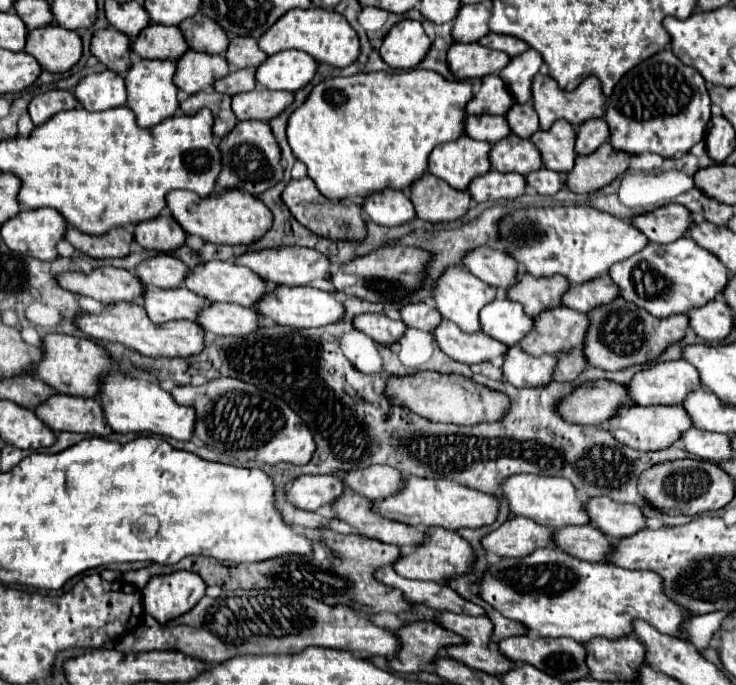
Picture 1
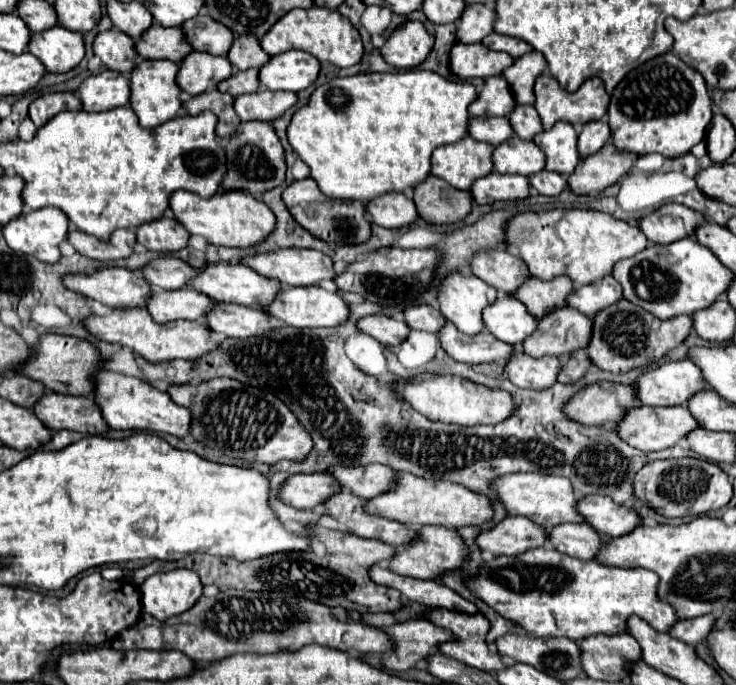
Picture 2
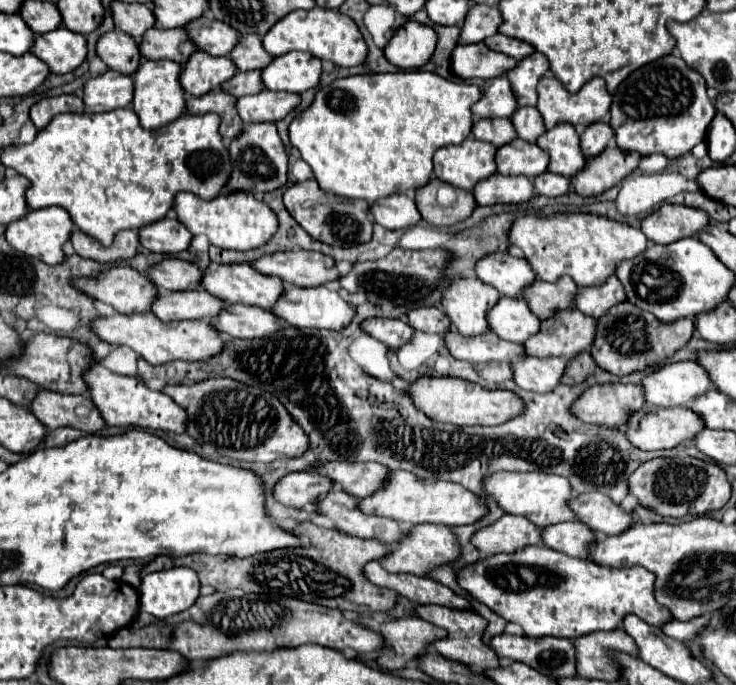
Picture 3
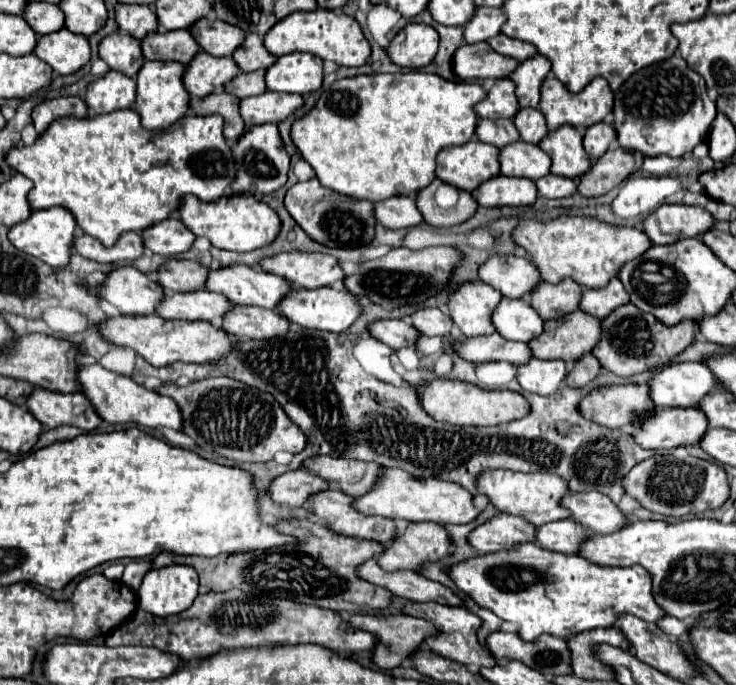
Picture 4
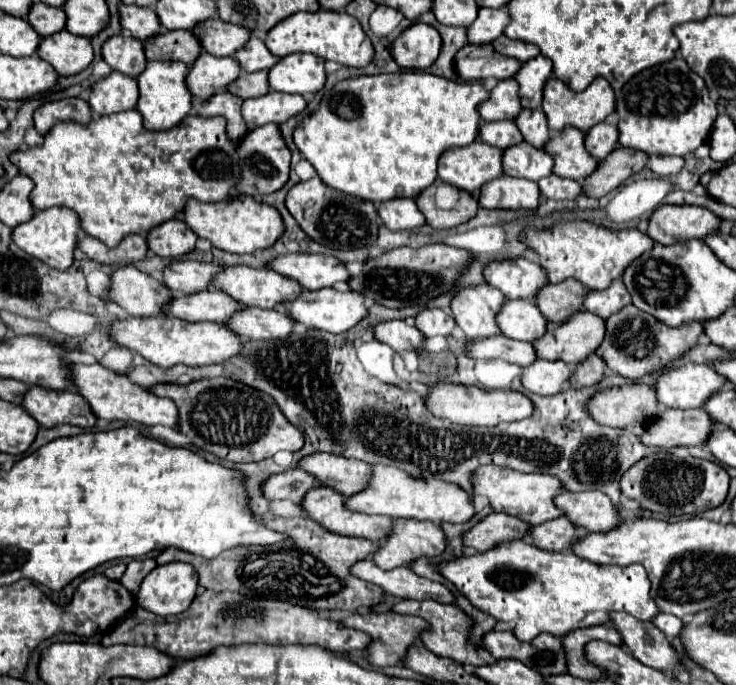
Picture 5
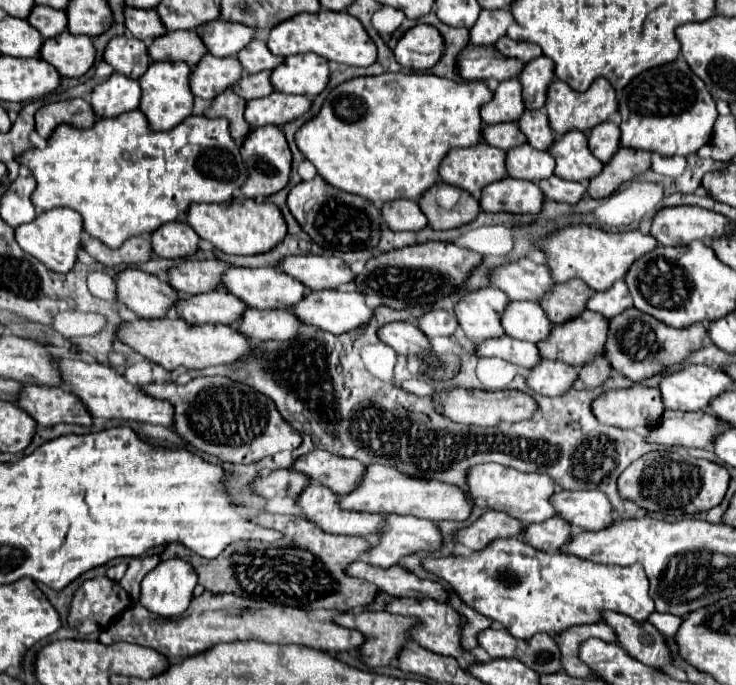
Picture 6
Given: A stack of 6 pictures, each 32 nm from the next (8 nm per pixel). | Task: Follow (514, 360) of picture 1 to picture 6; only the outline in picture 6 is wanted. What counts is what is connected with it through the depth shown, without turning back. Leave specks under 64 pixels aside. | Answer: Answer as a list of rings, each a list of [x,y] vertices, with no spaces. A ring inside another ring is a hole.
[[[542,360],[534,366],[526,378],[528,386],[542,396],[562,396],[578,380],[578,368],[568,366],[566,362]]]

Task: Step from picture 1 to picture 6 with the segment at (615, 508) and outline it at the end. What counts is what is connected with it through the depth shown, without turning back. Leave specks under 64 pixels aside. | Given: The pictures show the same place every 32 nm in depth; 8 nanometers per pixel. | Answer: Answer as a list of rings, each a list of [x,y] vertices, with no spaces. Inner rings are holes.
[[[558,490],[550,504],[576,530],[602,530],[602,526],[614,522],[610,500],[600,490]]]

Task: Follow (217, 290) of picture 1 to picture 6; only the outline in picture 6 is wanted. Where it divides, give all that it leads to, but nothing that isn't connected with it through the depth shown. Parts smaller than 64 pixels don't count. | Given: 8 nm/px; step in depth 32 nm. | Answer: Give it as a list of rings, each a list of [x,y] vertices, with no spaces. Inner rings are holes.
[[[234,266],[222,276],[222,284],[234,296],[248,302],[250,308],[260,308],[260,310],[274,310],[274,308],[290,310],[302,300],[302,296],[306,296],[306,286],[302,282],[274,268],[236,268]]]

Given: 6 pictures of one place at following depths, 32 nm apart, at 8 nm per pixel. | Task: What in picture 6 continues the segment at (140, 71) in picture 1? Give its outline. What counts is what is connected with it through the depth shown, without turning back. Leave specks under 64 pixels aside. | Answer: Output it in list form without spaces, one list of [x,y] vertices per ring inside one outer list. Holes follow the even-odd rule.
[[[152,62],[150,70],[140,78],[142,86],[142,102],[140,110],[146,114],[150,128],[154,130],[170,130],[178,126],[184,118],[192,114],[194,94],[190,90],[190,74],[192,70],[184,62]]]

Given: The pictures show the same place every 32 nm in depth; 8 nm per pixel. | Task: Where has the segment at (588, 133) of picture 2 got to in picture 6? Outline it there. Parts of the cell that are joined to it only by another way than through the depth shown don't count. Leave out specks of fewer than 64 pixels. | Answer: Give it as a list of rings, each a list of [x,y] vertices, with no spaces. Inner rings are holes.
[[[602,122],[588,136],[588,146],[590,146],[592,154],[598,160],[610,162],[610,158],[620,148],[620,130],[618,130],[618,124],[614,124],[614,122]]]

